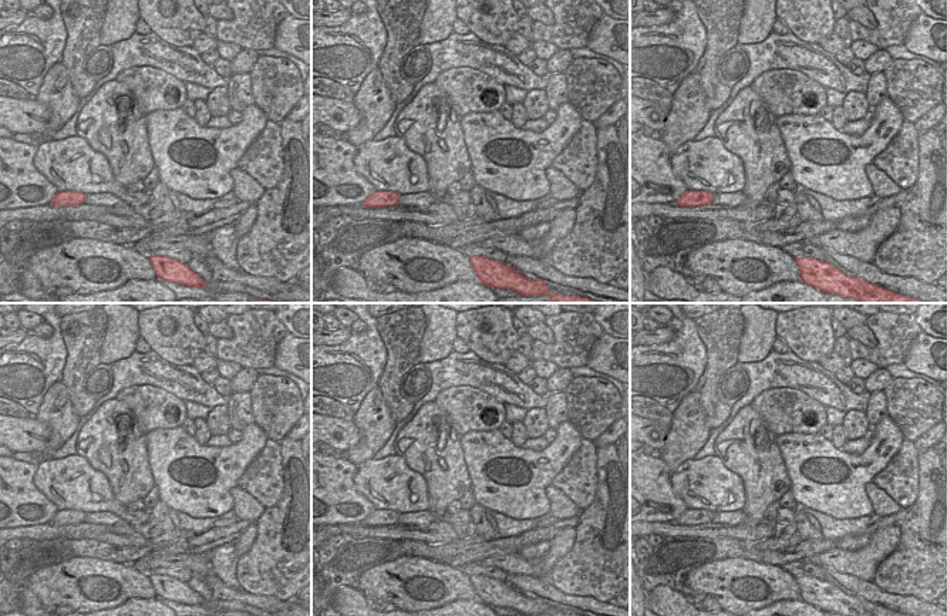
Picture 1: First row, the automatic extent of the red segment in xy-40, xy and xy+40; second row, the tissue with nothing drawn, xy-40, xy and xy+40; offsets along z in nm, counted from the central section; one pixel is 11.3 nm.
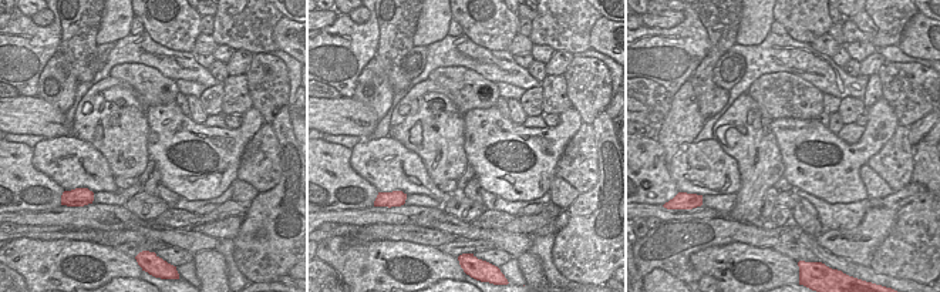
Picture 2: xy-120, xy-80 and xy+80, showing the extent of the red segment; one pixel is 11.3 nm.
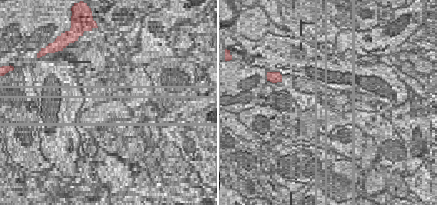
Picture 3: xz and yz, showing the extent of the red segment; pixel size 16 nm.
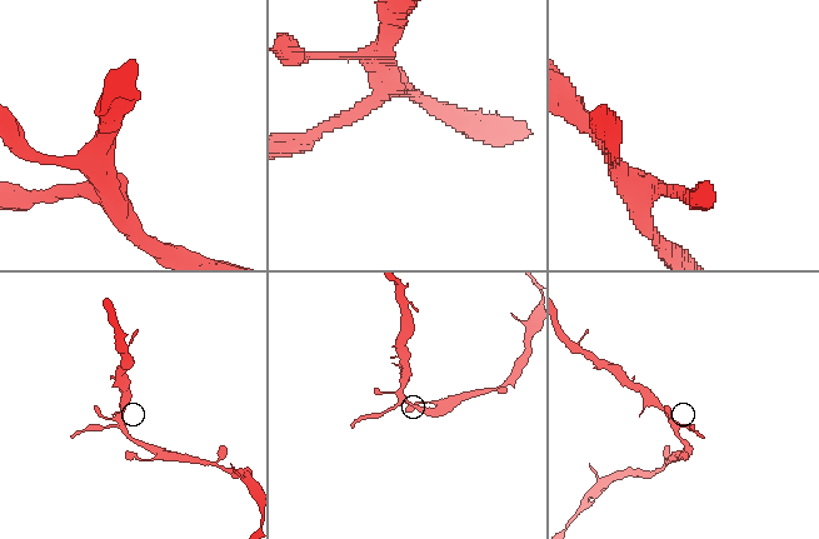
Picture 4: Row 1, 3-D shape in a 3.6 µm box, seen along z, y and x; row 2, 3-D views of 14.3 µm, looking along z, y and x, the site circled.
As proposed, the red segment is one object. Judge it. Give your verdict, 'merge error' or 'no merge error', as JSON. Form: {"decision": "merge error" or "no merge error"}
{"decision": "merge error"}

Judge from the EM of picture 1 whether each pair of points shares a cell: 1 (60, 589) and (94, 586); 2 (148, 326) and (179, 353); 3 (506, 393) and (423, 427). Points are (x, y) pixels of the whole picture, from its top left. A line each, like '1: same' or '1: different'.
1: same
2: same
3: different

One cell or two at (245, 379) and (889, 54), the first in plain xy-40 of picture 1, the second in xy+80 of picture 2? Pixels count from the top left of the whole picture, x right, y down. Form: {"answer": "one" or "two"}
{"answer": "two"}

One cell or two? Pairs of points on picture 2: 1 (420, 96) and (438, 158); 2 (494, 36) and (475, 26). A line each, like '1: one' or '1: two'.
1: one
2: one

